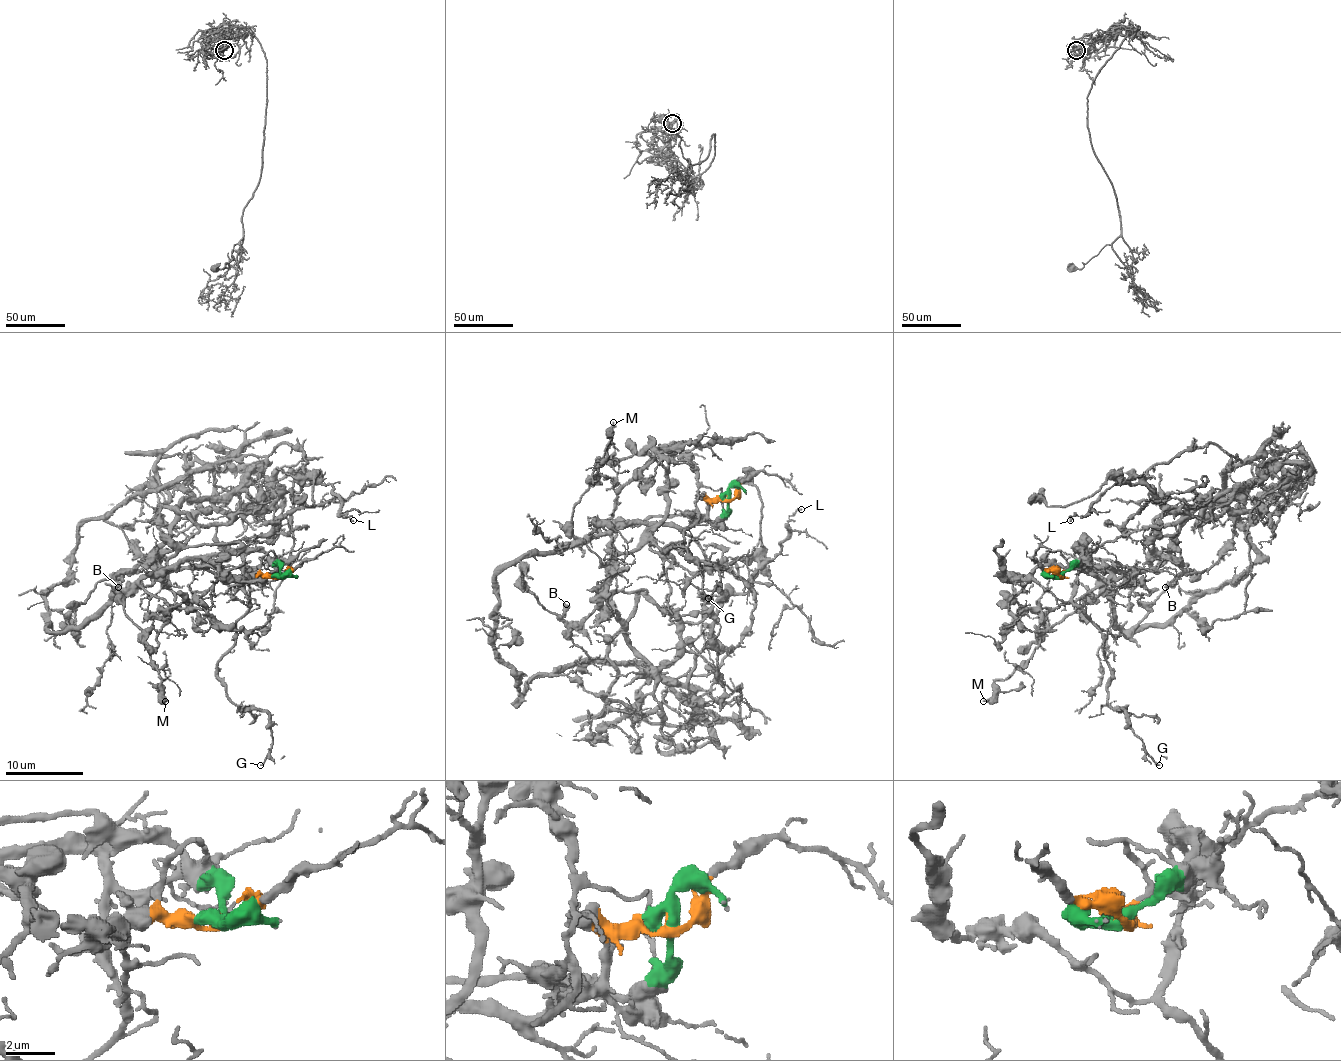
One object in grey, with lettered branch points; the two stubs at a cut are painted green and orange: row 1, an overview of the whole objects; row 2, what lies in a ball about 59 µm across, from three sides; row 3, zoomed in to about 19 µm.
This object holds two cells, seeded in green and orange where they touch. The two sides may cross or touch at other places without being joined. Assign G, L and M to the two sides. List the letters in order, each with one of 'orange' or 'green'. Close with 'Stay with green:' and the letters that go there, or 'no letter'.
G: orange
L: orange
M: orange
Stay with green: no letter

